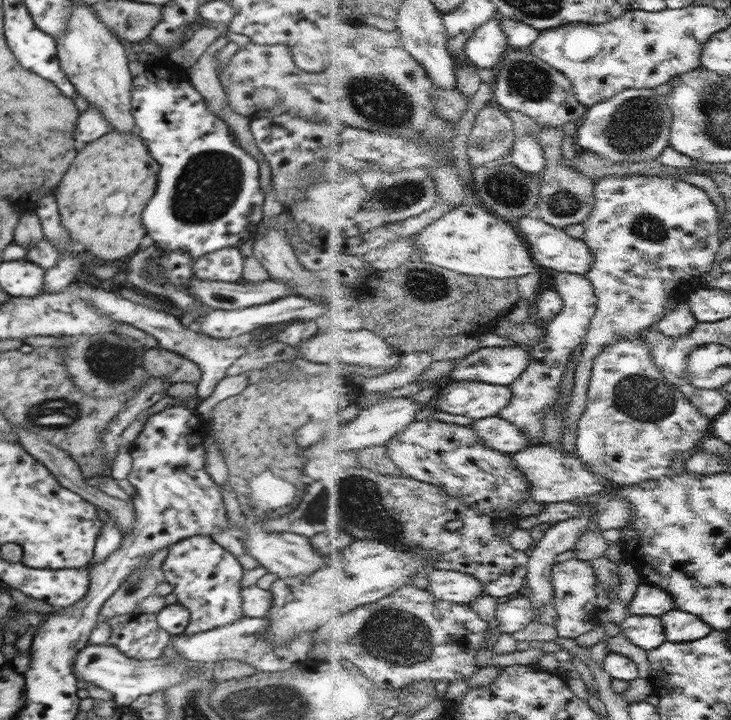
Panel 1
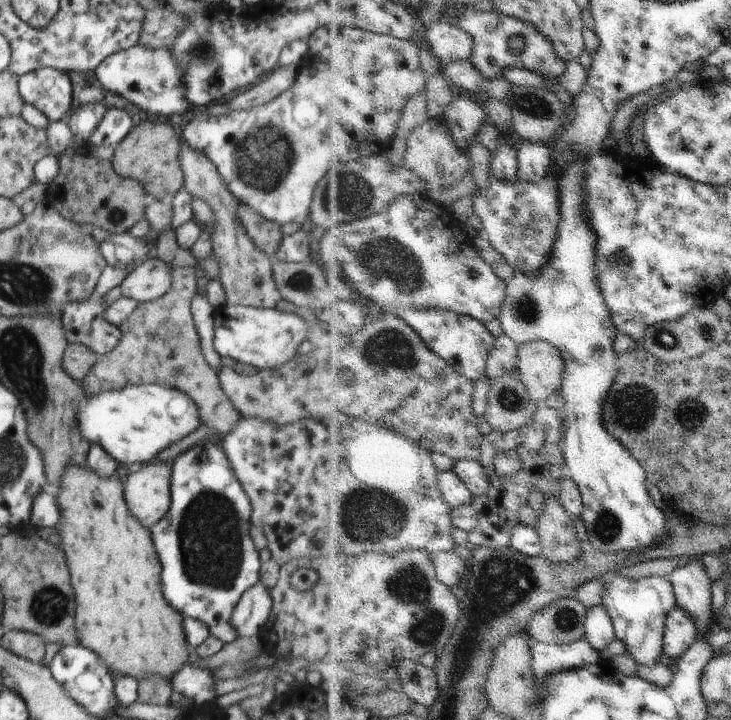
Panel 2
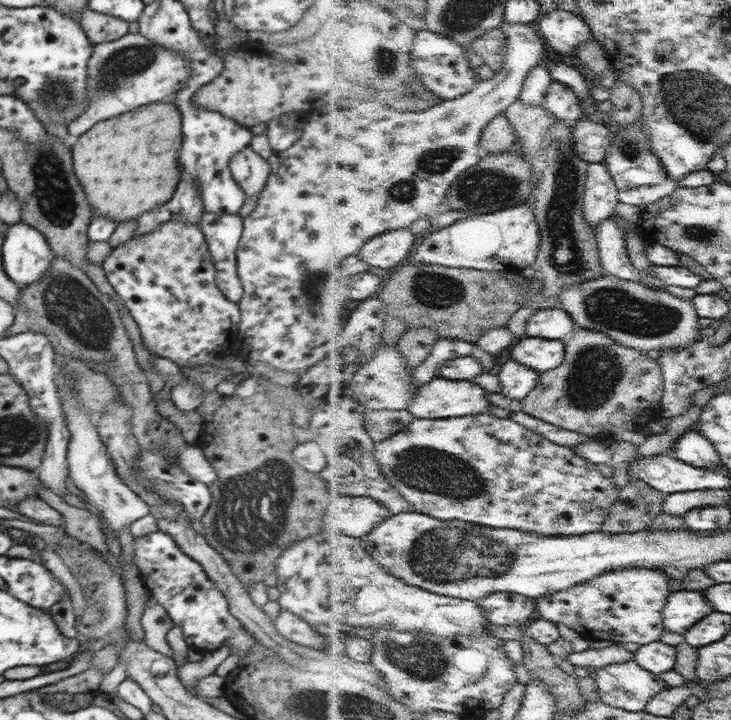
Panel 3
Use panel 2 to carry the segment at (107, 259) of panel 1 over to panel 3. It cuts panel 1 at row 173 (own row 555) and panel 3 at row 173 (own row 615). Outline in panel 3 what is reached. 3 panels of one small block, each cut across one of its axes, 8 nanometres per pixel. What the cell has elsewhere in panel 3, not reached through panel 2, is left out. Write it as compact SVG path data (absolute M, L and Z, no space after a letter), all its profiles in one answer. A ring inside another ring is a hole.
M171 101L104 120L80 136L72 146L74 170L94 214L120 223L169 202L183 176L178 170L182 136L182 116Z

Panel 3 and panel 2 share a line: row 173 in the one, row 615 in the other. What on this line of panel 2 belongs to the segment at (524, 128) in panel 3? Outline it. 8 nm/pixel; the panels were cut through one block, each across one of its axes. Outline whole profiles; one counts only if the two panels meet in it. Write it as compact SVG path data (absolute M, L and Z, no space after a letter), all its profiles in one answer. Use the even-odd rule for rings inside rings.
M575 597L551 604L534 616L529 634L535 640L550 644L574 644L587 638L587 620L591 609Z

